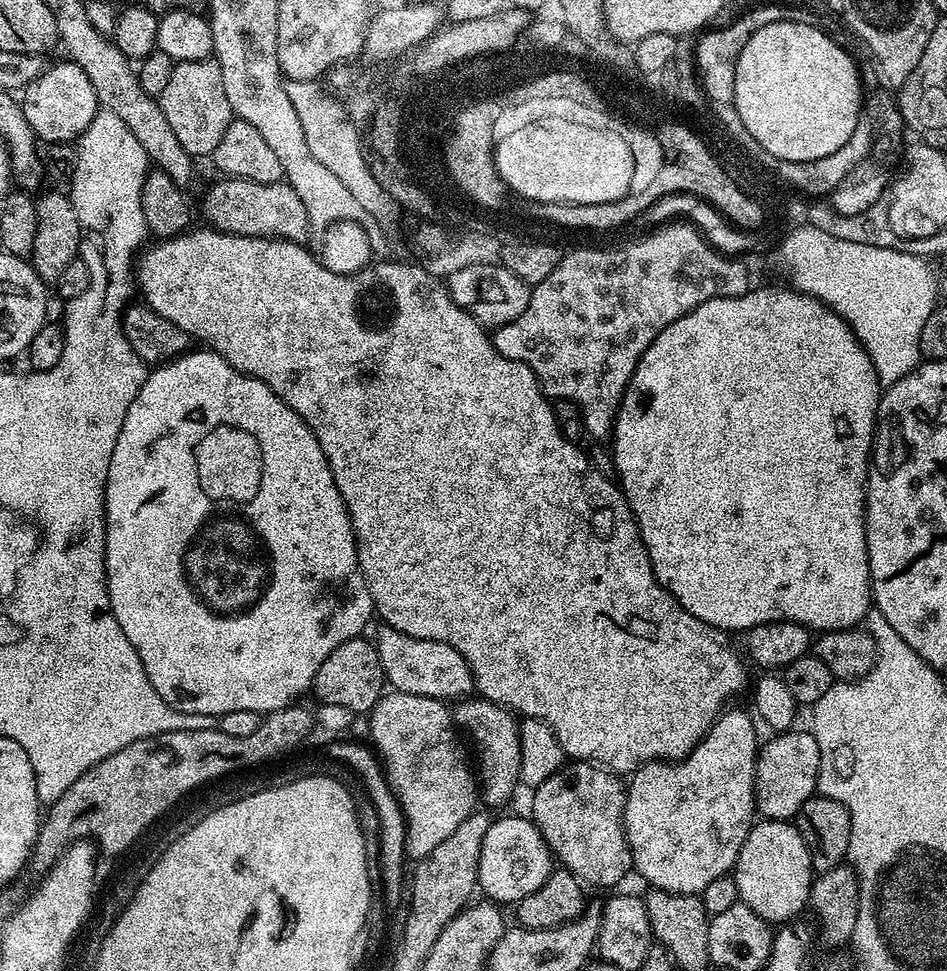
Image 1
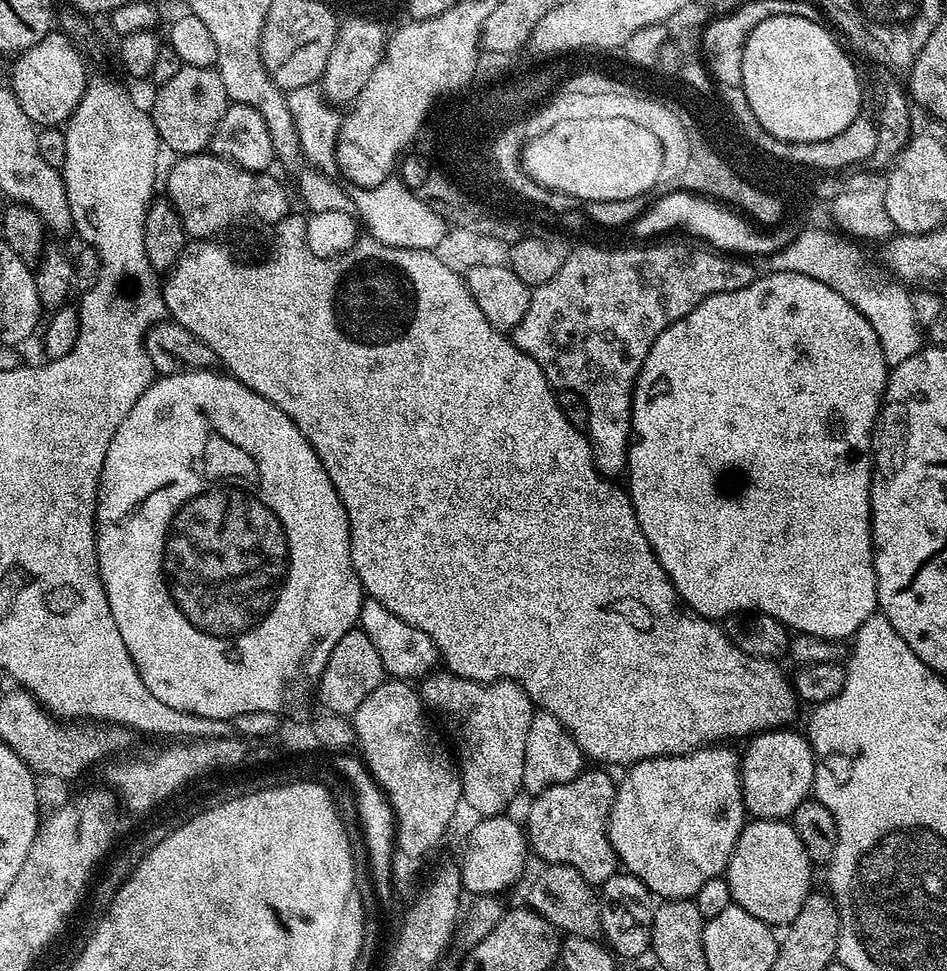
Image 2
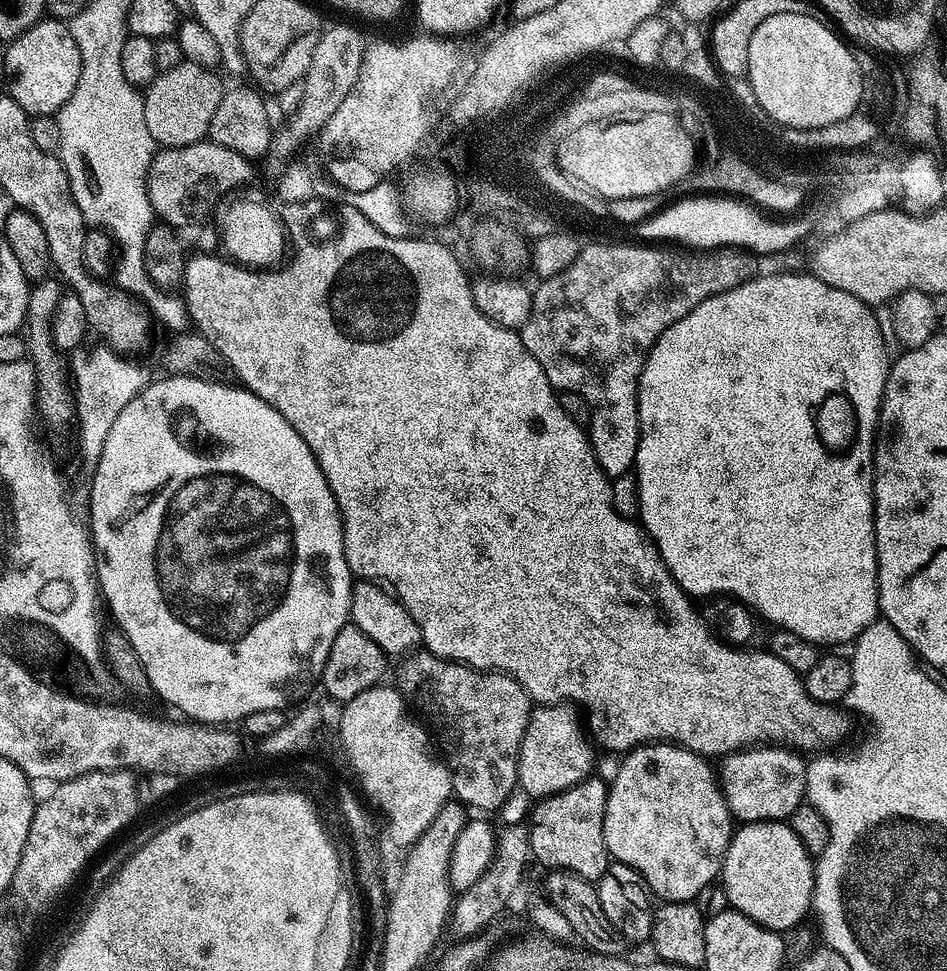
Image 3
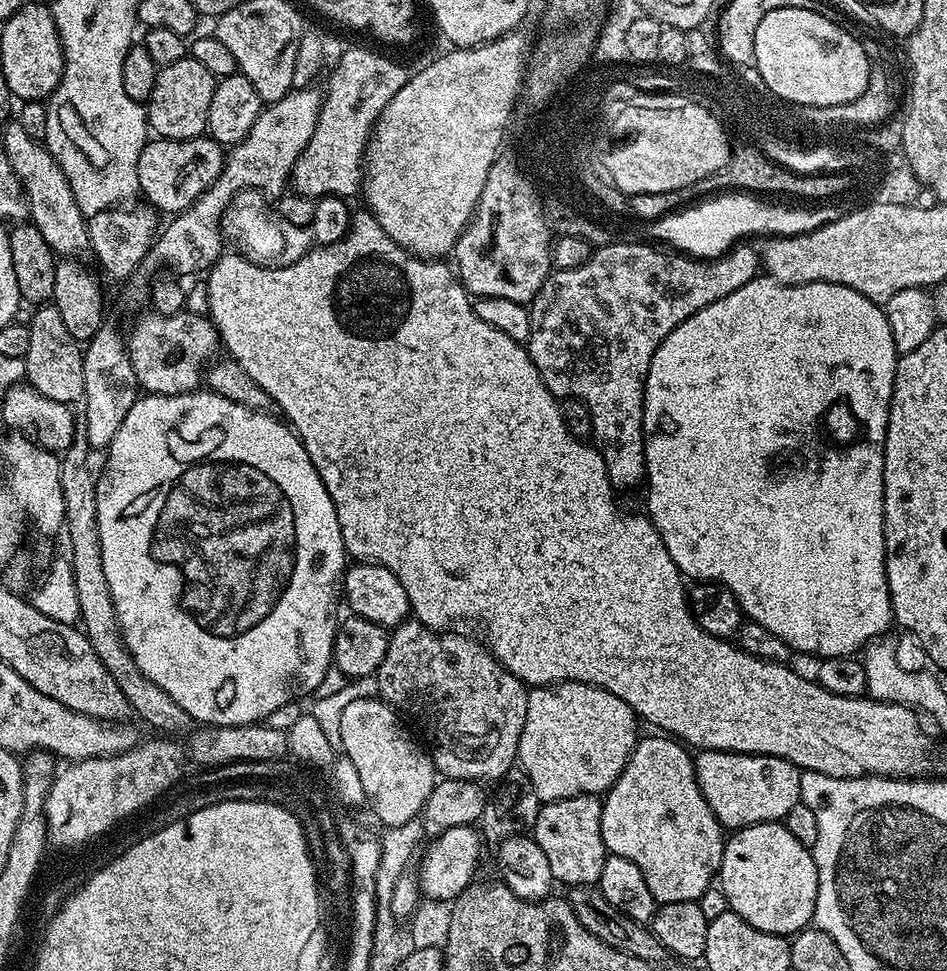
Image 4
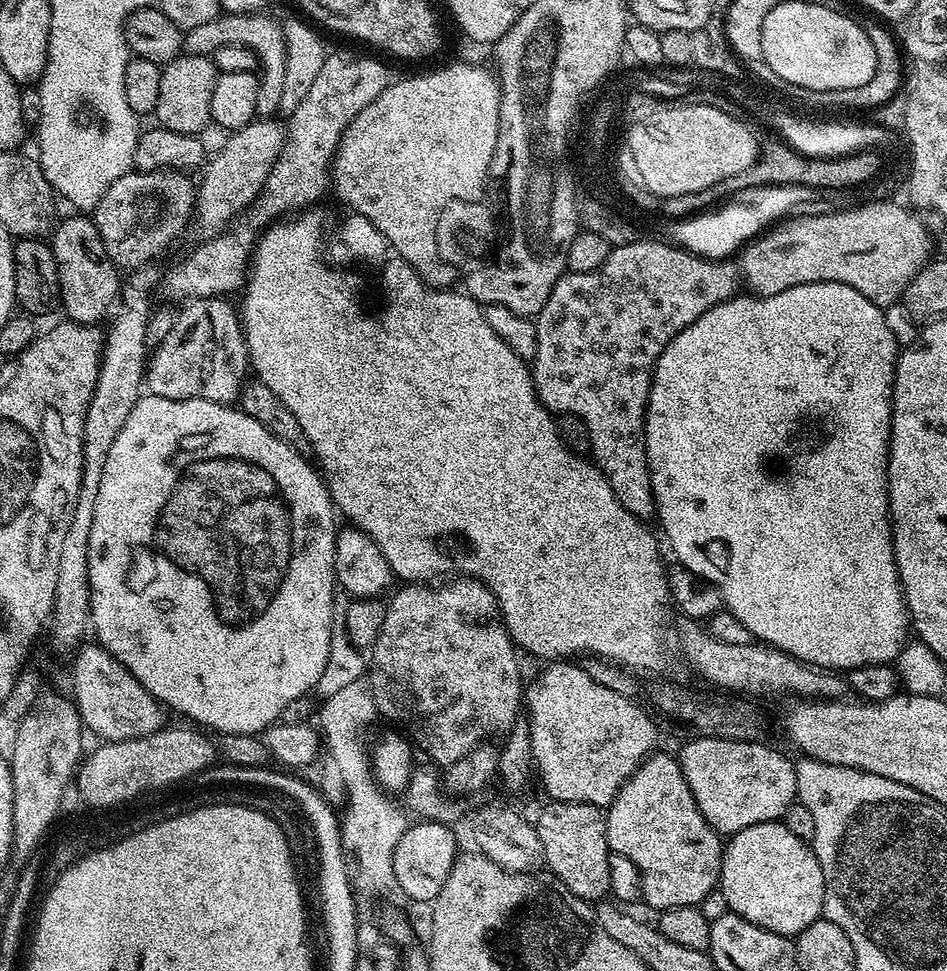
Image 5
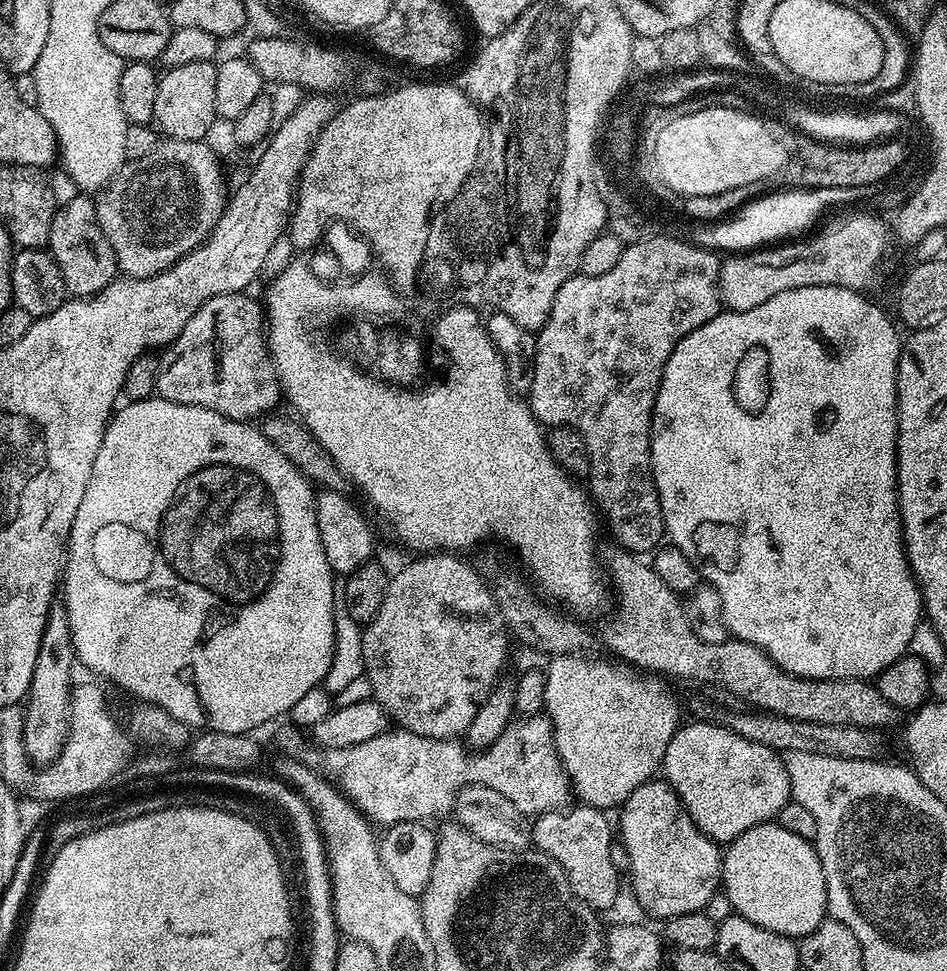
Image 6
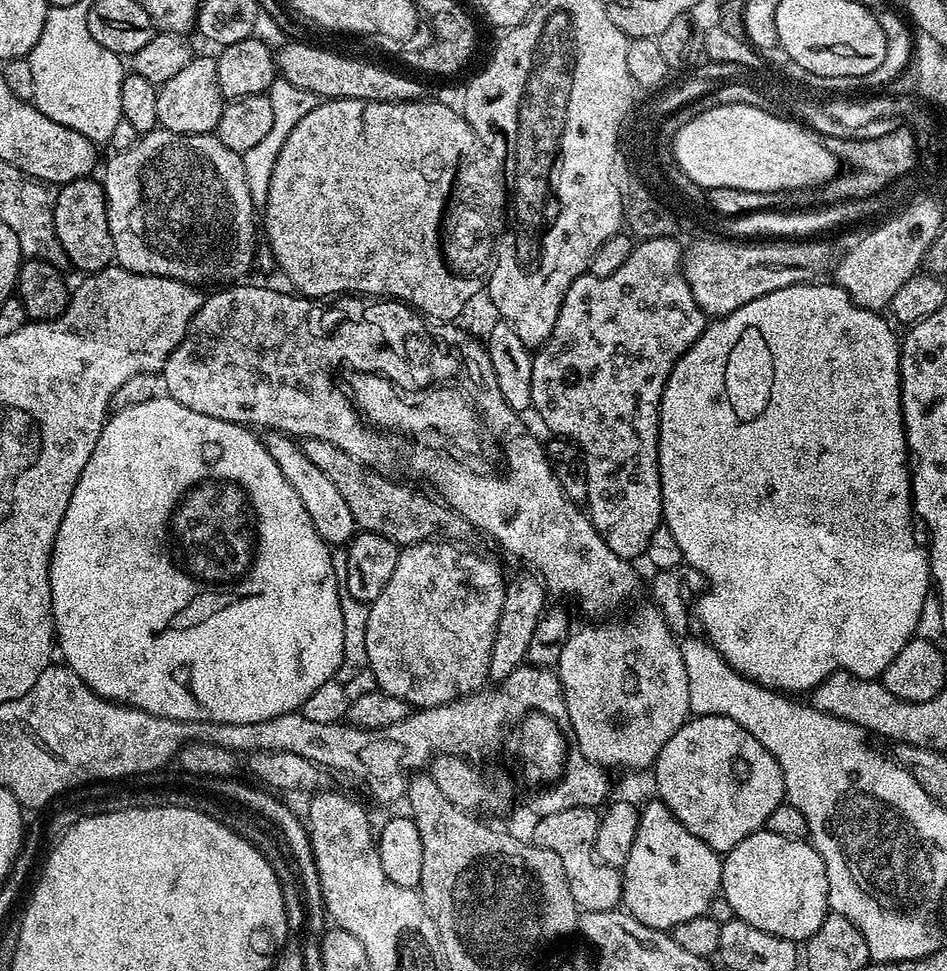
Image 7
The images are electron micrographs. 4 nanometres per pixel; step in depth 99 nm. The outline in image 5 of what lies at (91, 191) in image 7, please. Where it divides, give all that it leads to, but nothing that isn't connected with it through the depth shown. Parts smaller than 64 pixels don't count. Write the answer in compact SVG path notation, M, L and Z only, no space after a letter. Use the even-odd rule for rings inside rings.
M84 214L72 215L76 216L68 216L65 220L63 217L50 236L60 279L60 303L62 312L68 315L65 317L71 323L96 326L104 315L107 317L113 311L117 303L122 291L122 272L106 254L106 246L98 234L95 219Z

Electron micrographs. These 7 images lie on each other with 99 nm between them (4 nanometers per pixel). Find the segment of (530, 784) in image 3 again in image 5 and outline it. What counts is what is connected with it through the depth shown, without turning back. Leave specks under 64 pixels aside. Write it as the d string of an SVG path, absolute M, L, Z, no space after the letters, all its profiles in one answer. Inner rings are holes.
M552 662L526 688L526 715L529 720L530 746L540 784L548 791L549 801L582 802L607 806L620 793L620 787L634 774L644 759L652 755L656 744L656 724L634 700L599 685L590 678L587 667L576 662Z

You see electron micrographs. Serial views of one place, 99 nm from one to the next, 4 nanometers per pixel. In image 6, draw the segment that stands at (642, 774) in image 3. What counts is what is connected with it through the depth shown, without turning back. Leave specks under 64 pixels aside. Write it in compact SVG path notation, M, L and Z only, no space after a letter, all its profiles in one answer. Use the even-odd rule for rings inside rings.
M663 778L648 780L619 809L618 840L628 855L636 900L660 922L671 916L703 912L722 884L722 852L690 818L680 796Z

